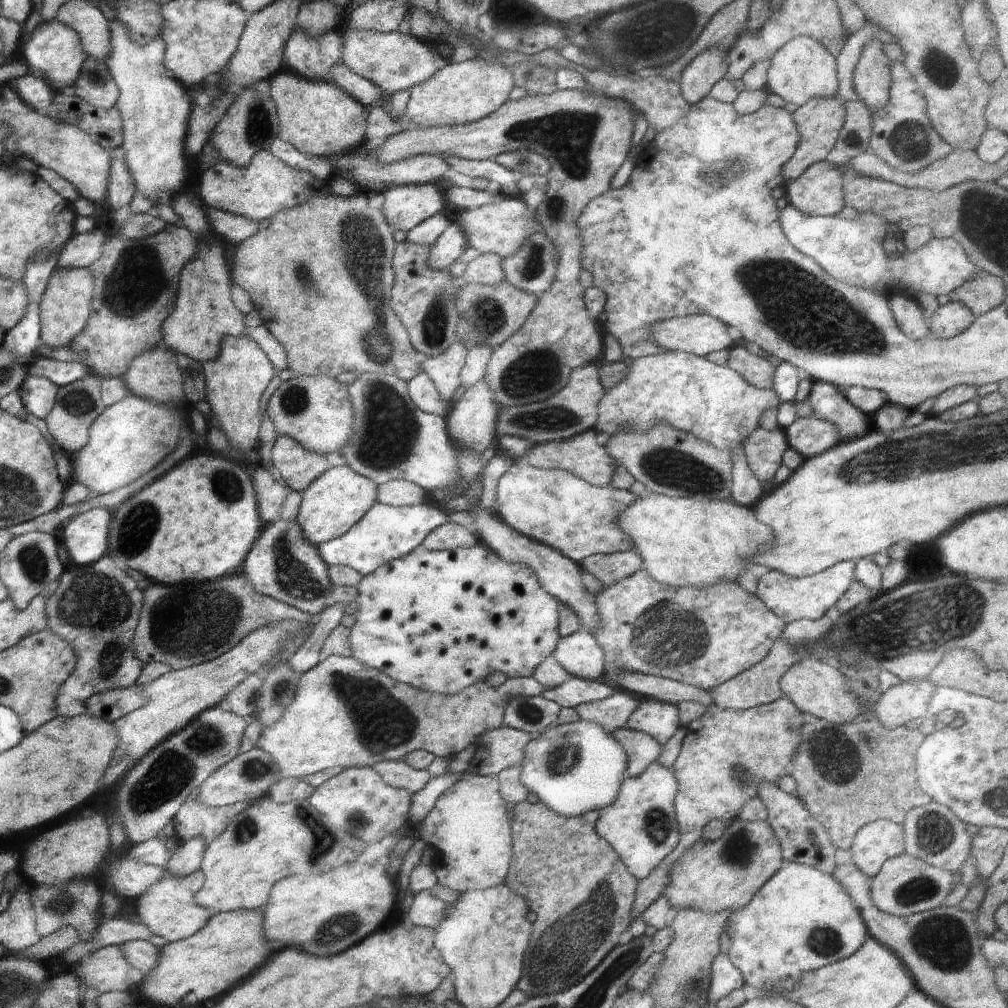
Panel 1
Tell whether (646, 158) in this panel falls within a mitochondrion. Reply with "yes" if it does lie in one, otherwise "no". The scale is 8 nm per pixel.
no

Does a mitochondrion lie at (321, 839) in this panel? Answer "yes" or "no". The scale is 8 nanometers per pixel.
yes

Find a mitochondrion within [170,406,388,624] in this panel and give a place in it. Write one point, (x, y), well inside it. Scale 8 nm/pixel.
(300, 581)

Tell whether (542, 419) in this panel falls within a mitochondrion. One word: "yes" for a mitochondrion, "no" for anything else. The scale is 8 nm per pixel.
yes

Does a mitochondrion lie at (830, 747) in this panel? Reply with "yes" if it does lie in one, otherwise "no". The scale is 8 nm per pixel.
yes

